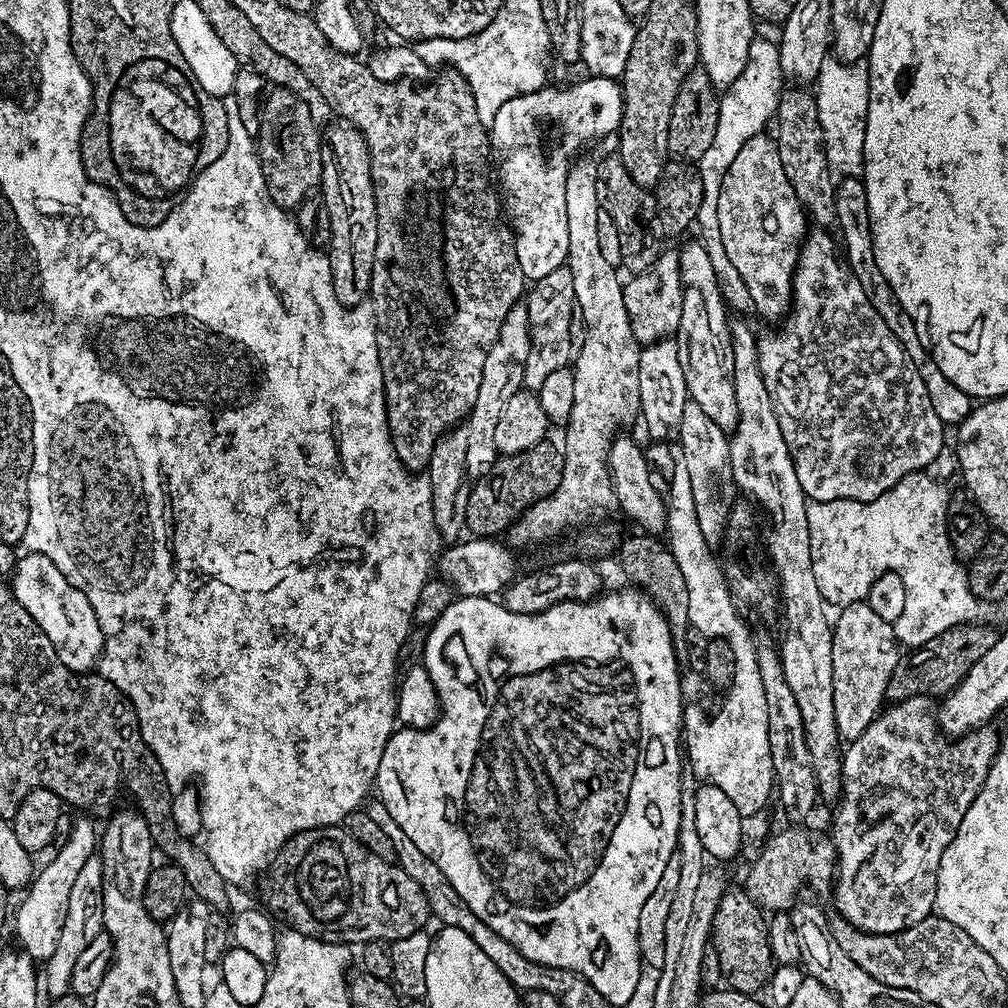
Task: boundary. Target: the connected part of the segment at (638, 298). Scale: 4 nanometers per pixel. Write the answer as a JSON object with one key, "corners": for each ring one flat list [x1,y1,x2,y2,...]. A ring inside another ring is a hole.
{"corners":[[661,251,660,257,645,272,635,273,632,281,624,284,624,302,632,337,641,346,675,337,682,322,682,274,680,252]]}

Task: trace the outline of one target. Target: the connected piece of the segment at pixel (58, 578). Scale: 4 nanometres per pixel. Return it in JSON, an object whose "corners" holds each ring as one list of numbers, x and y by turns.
{"corners":[[28,552,17,559,10,586,16,601,38,622,65,666,72,672,91,673,101,659,105,639,86,594,72,585,50,558,37,552]]}

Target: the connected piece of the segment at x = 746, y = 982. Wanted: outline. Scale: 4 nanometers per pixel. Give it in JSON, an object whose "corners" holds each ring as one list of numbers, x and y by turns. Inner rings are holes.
{"corners":[[728,890,718,902,718,910,714,914,710,943,717,948,723,979,732,983,729,985,737,992,759,993,759,988,763,989,772,979,774,961,768,941,768,924,760,911,761,905,754,903,747,892]]}

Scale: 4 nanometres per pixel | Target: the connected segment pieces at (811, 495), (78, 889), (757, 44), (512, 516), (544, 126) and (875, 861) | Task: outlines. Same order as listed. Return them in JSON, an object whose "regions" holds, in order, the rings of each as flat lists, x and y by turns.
{"regions":[[[819,226,813,227,805,235,800,245,800,261,796,264,796,274,792,277,792,307,790,315,783,321,784,329,773,336,760,336,756,341,758,367,762,374,762,382,766,382,766,390,770,394,770,402,774,406,774,414,778,418,778,426,782,430,782,438,786,438,786,446,790,450,790,458,794,462,794,474,798,474,798,482,809,501,822,503,834,502,835,499,867,500,886,494,902,477,911,472,924,470,928,463,938,458,940,451,946,448,944,432,946,426,934,414,934,406,930,406,930,394,926,394,926,382,918,374,914,362,904,352,904,347,890,334,890,326,882,322,878,310,870,306,870,298,862,290,858,278,852,274,851,268,842,259,838,251,837,241,832,241,833,233]],[[94,855,80,871,70,895,70,906,66,913,65,925,58,938,57,949,42,968,42,988,49,997,57,998,66,995,72,987,74,966,81,963,82,957,93,947,104,926,104,881,106,869,99,855]],[[755,37,750,44,750,54,747,55,742,75,720,96,719,118,714,139,696,166,703,184,703,202,696,215,696,228,700,230,698,238,709,255,710,262,713,263,716,277,721,283,722,293,729,307,740,312,751,311,754,305,749,298,749,291,746,290,745,284,726,256,725,246,722,245,718,199,721,194,722,178,725,177,726,170,730,168,733,158,740,152,742,145,761,135,767,129,766,122,769,123,775,117,784,89,783,76,779,45]],[[548,442,534,445,531,450,523,453,519,462,504,463,508,464,497,463,490,475,471,489,469,505,466,507,466,528,473,537,496,538,500,536,499,532,507,528,509,531,521,513,531,508,536,501,545,500,558,486,558,482,562,482,563,455,557,449,555,452]],[[589,75,588,80,580,80,577,84,572,84,569,88,556,88,545,86,539,88,536,92,526,92,522,95,515,96,508,102,504,102,499,107,498,113,495,114,494,122,489,125,489,145,493,155,502,158,500,170,496,173,500,196,504,207,504,214,507,218,509,227,513,232,515,242,515,253,518,256,518,264,522,269,522,274,527,281,535,282,546,277,551,271,561,268,568,259,569,252,569,235,567,233,567,215,566,215,566,178,571,168,572,161,579,155,579,150,584,146,608,136,619,133,620,123,622,122,622,110,624,109,624,94,621,85,610,76,593,76]],[[911,696,905,700,889,703,877,715,876,720,870,722,870,726,866,726,866,730,862,735,855,737,849,743,852,744,849,748,847,745,843,749,842,791,838,801,840,809,837,810,836,817,832,820,830,843,836,850,836,859,838,861,838,867,834,872,836,908,852,923,851,927,853,929,862,932,873,932,874,934,890,934,891,932,901,932,902,929,914,926,918,922,922,922,926,917,933,915,936,907,938,869,942,862,942,854,946,850,946,846,950,846,958,826,962,826,962,818,966,814,966,810,970,810,971,804,987,782,988,771,991,770,992,762,996,758,998,736,995,736,992,732,987,732,988,730,987,727,981,726,975,732,968,733,967,736,961,736,953,739,951,742,946,742,938,727,938,708,934,703,933,697]]]}

